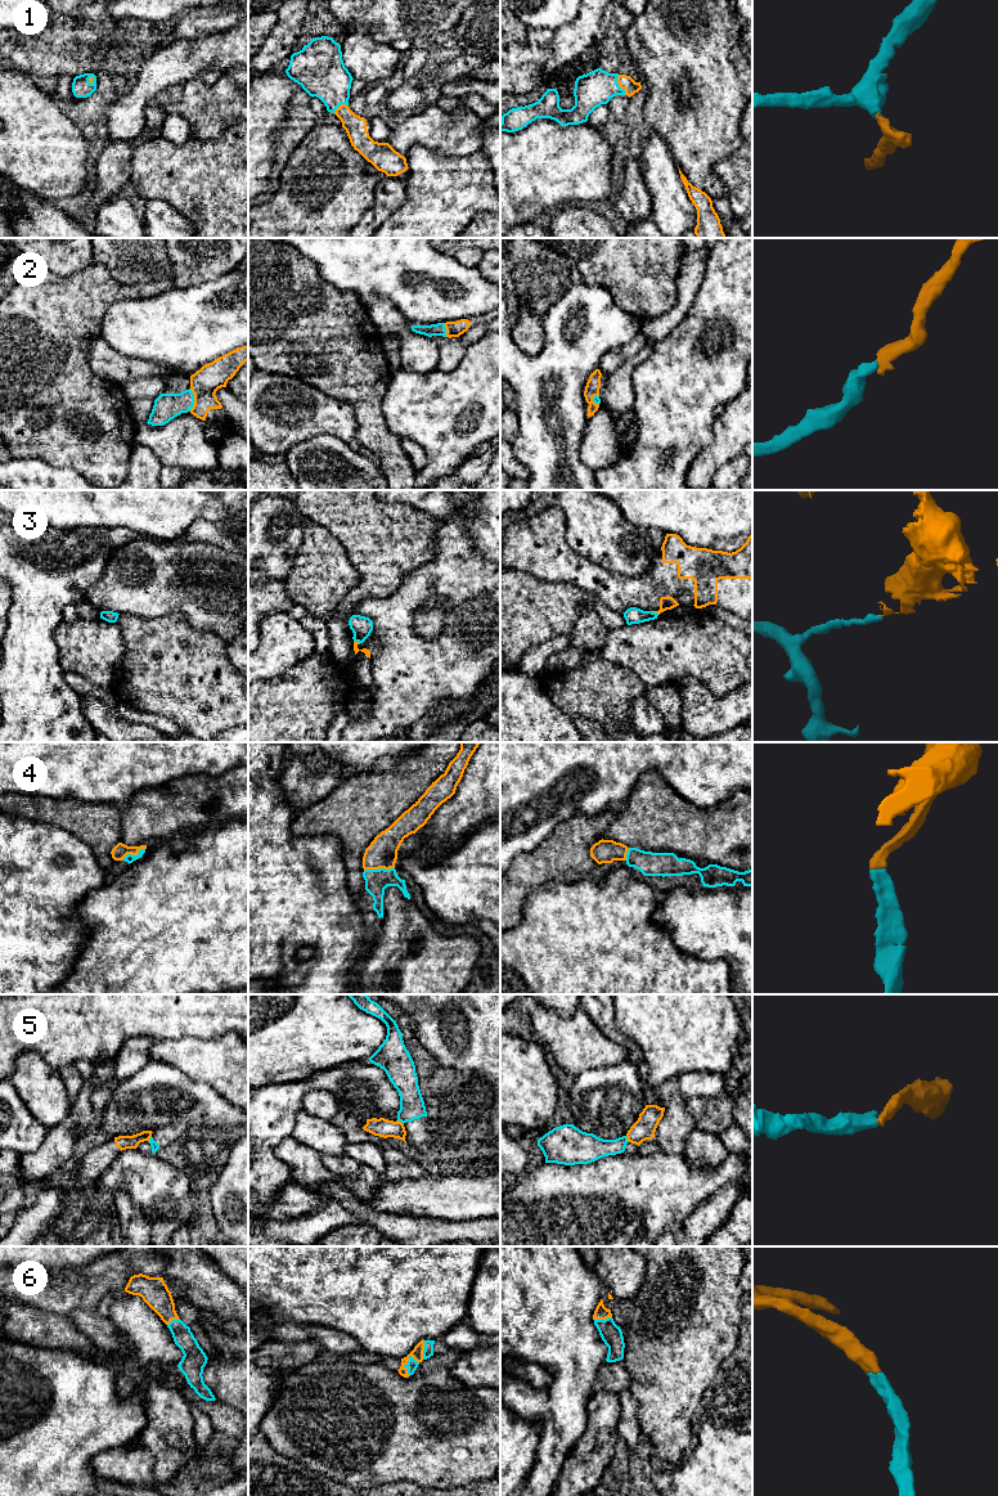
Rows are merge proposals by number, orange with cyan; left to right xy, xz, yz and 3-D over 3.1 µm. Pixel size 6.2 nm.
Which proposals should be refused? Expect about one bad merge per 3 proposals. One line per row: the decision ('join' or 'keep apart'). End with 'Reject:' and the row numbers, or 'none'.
1: join
2: join
3: keep apart
4: join
5: keep apart
6: join
Reject: 3, 5

